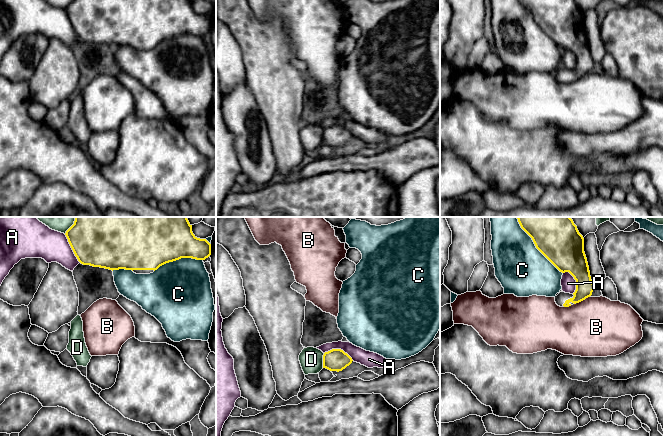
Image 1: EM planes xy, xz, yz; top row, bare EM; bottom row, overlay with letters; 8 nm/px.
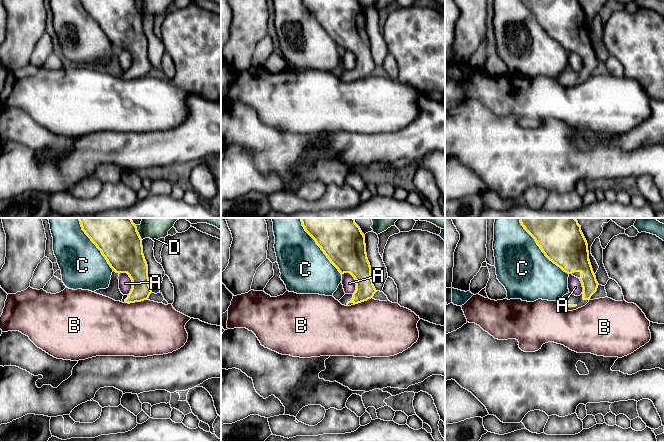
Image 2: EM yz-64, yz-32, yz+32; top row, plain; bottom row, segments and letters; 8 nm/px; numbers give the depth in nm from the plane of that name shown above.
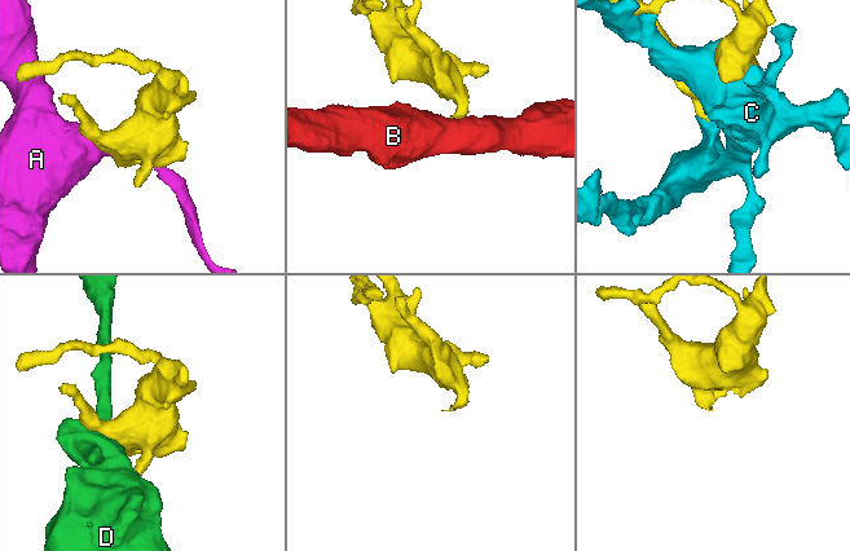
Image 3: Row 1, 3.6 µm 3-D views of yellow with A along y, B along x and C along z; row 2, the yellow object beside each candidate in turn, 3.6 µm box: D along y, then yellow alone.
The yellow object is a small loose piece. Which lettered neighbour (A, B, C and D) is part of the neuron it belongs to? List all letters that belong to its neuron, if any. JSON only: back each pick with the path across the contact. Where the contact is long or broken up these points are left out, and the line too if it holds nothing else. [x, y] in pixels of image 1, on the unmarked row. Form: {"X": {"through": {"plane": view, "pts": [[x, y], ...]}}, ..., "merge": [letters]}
{"merge": []}

